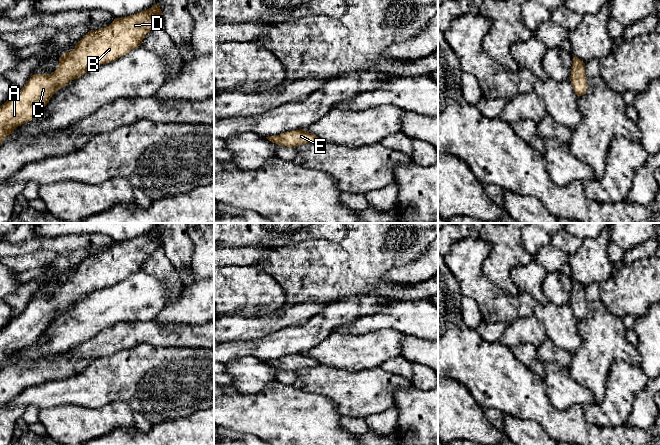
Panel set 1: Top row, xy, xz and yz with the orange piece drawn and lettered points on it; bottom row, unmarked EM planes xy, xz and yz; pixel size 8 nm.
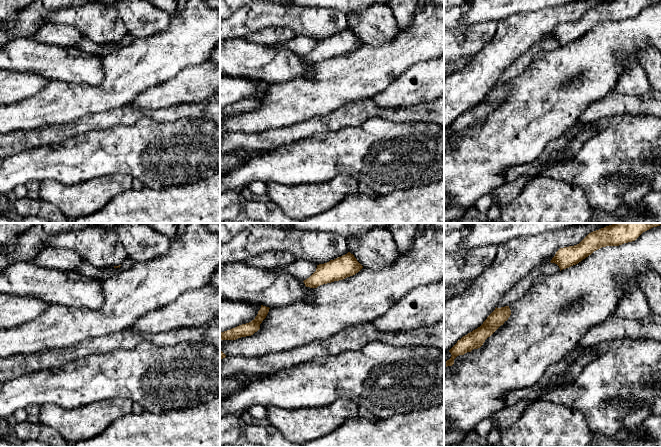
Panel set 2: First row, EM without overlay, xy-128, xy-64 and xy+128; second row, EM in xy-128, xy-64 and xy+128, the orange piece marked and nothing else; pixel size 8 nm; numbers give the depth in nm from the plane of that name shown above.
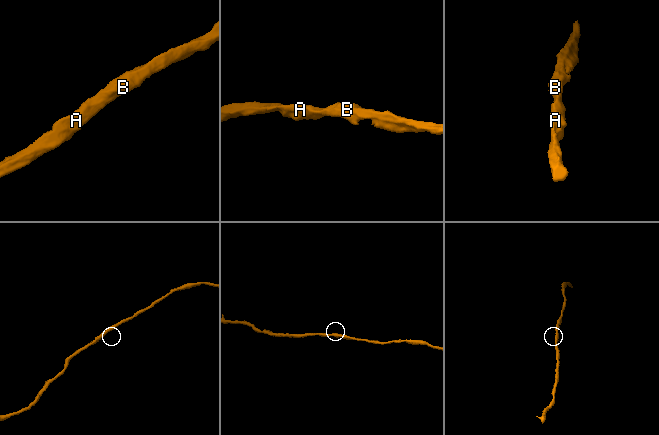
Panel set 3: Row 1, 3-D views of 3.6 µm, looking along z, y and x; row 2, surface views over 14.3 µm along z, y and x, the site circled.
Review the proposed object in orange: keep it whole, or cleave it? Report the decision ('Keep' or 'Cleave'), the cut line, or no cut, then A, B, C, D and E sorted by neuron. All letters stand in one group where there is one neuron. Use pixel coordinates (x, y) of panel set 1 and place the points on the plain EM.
Keep. No split. Groups: A B C D E

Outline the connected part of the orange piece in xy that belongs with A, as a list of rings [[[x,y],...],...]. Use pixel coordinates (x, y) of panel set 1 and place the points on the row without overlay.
[[[159,228],[151,232],[122,242],[115,242],[107,251],[89,255],[71,276],[59,281],[58,292],[51,298],[32,299],[25,310],[0,330],[0,370],[14,353],[39,340],[50,322],[58,313],[65,311],[74,303],[84,299],[91,292],[114,285],[142,268],[145,259],[159,246],[162,246],[162,235]]]

